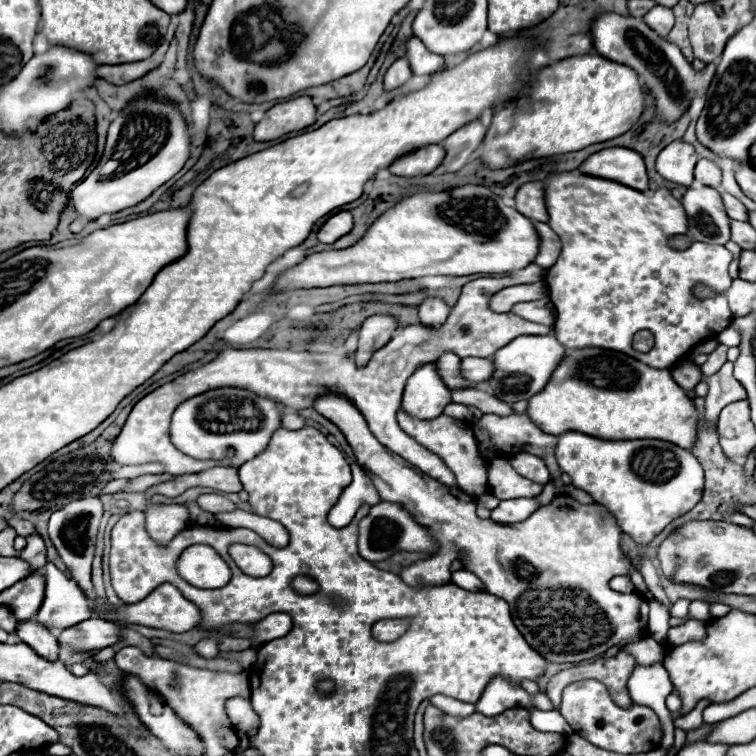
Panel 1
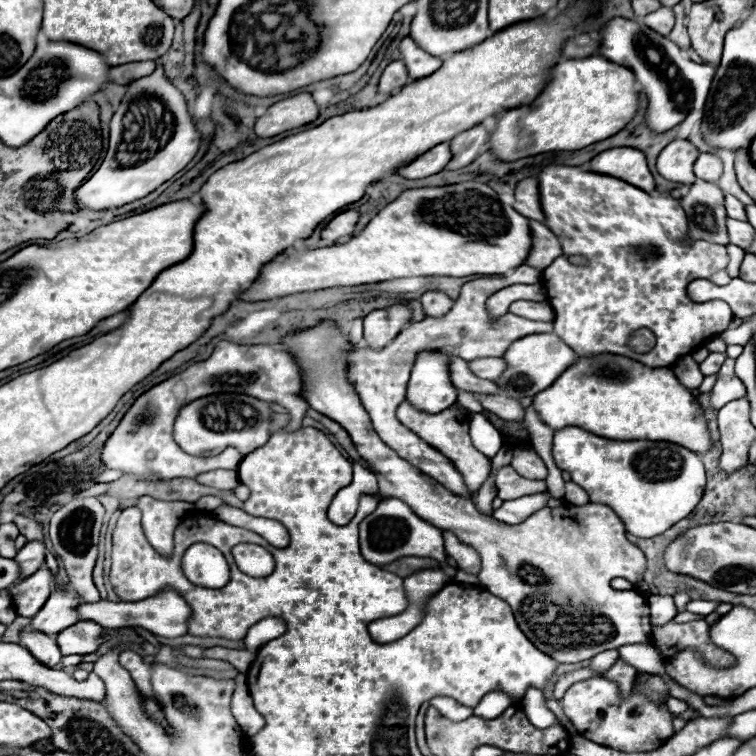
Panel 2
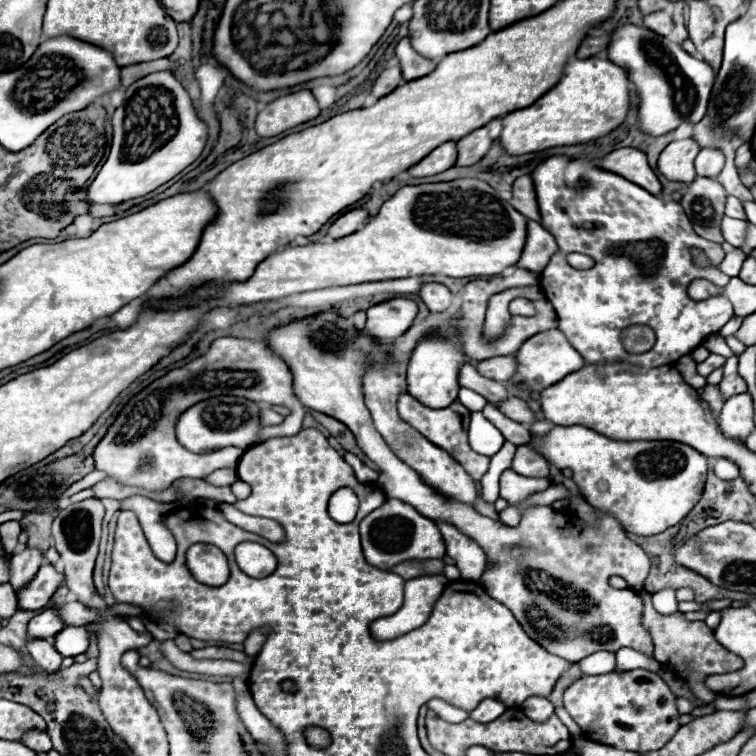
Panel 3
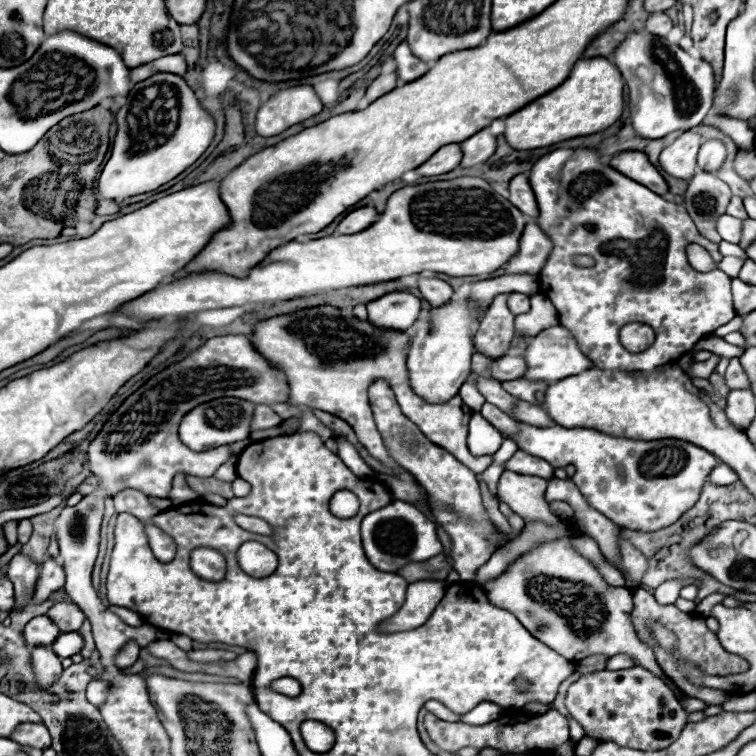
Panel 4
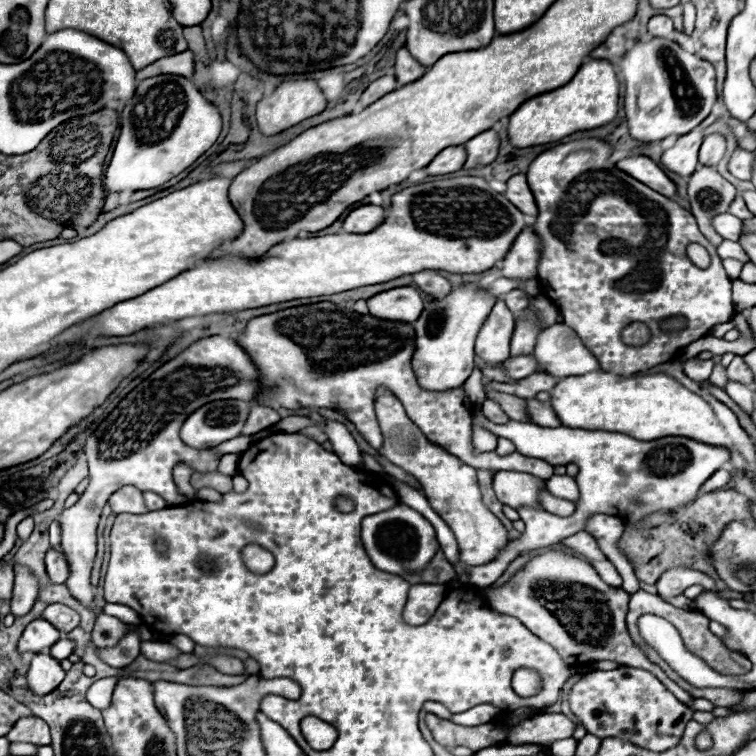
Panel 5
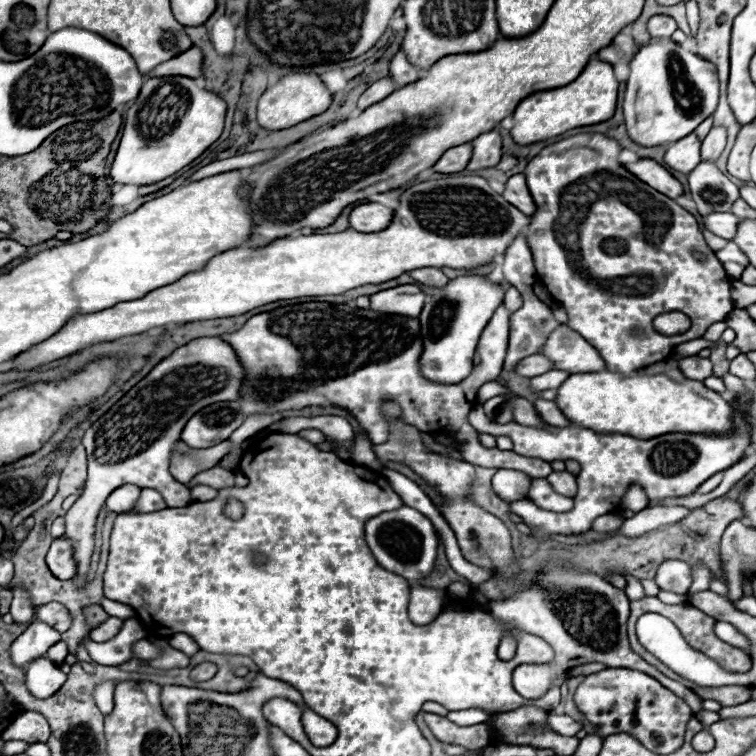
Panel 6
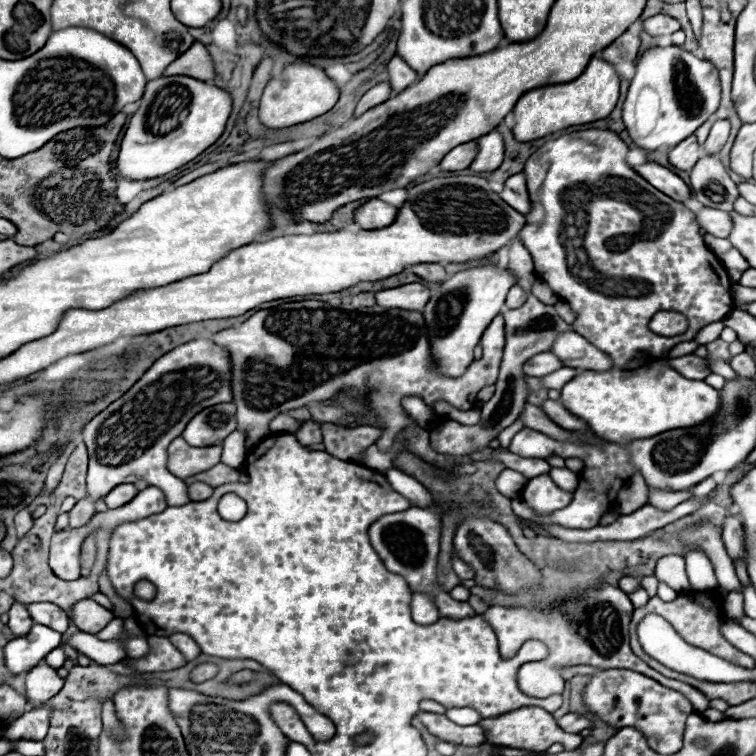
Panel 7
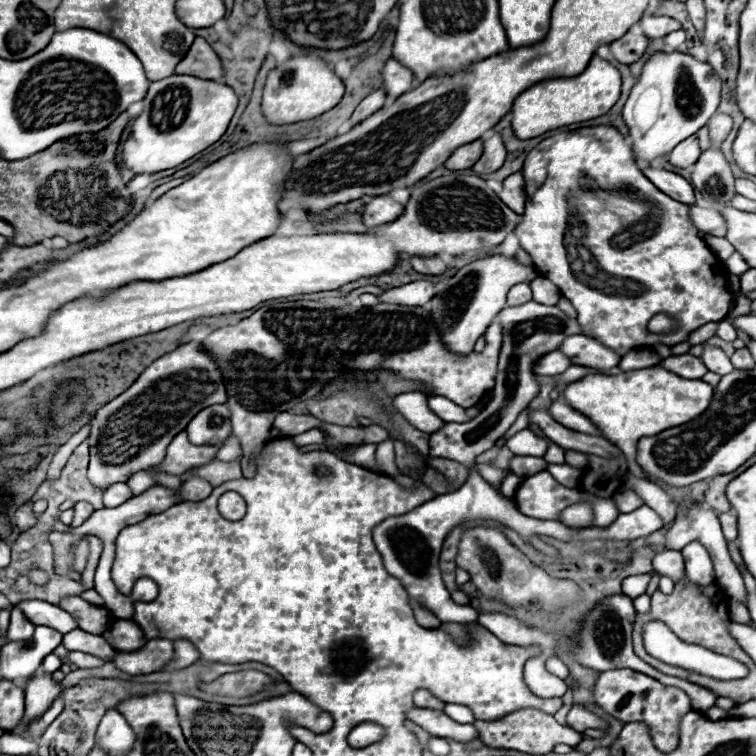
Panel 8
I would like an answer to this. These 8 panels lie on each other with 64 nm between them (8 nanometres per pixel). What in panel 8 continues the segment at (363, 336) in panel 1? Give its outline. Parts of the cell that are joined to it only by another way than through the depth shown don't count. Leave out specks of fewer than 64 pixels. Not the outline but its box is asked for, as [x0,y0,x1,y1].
[380,280,436,306]

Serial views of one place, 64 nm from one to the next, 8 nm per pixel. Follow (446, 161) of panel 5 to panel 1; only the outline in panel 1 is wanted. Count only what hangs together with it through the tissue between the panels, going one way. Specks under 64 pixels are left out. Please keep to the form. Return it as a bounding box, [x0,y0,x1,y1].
[390,144,446,178]

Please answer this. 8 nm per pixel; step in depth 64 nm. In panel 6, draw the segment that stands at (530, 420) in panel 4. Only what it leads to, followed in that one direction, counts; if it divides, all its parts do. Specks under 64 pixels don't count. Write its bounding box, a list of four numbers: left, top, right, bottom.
[534,400,572,426]

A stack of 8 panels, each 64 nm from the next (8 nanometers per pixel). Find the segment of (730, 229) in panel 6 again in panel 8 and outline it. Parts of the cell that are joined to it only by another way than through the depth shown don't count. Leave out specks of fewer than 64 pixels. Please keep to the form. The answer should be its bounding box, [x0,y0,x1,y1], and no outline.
[690,206,726,236]

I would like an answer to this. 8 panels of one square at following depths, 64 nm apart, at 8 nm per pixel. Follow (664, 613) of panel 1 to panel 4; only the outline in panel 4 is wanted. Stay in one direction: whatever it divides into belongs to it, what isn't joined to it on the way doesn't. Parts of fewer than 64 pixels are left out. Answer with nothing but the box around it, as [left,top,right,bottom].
[654,578,690,604]

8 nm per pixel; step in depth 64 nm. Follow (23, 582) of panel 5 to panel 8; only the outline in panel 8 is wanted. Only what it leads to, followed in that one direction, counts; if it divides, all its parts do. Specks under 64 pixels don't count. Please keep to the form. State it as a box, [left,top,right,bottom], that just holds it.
[8,608,34,642]

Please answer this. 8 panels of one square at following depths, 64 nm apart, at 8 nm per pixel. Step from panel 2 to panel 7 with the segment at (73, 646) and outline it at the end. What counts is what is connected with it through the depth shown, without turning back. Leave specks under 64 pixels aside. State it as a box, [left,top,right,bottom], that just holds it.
[44,648,66,670]

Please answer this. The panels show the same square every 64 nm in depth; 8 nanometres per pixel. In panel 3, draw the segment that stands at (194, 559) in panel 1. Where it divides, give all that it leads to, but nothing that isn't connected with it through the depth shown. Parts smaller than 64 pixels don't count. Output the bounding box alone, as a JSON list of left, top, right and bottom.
[186,543,228,586]

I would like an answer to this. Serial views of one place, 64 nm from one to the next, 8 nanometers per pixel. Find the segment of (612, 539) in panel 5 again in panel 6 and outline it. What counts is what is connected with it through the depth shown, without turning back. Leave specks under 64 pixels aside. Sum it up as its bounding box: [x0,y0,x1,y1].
[592,514,646,600]

